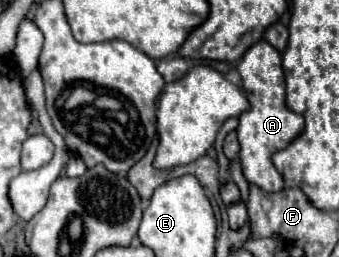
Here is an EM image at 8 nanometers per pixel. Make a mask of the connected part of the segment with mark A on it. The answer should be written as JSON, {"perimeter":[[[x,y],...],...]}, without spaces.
{"perimeter":[[[261,40],[243,54],[237,62],[237,72],[243,80],[243,92],[251,104],[247,112],[239,116],[237,138],[241,144],[239,162],[243,168],[243,176],[249,184],[259,186],[265,192],[279,192],[283,190],[283,176],[273,166],[271,156],[277,150],[287,148],[305,128],[305,120],[301,114],[295,114],[285,104],[285,78],[283,78],[283,64],[281,54],[267,42]]]}

